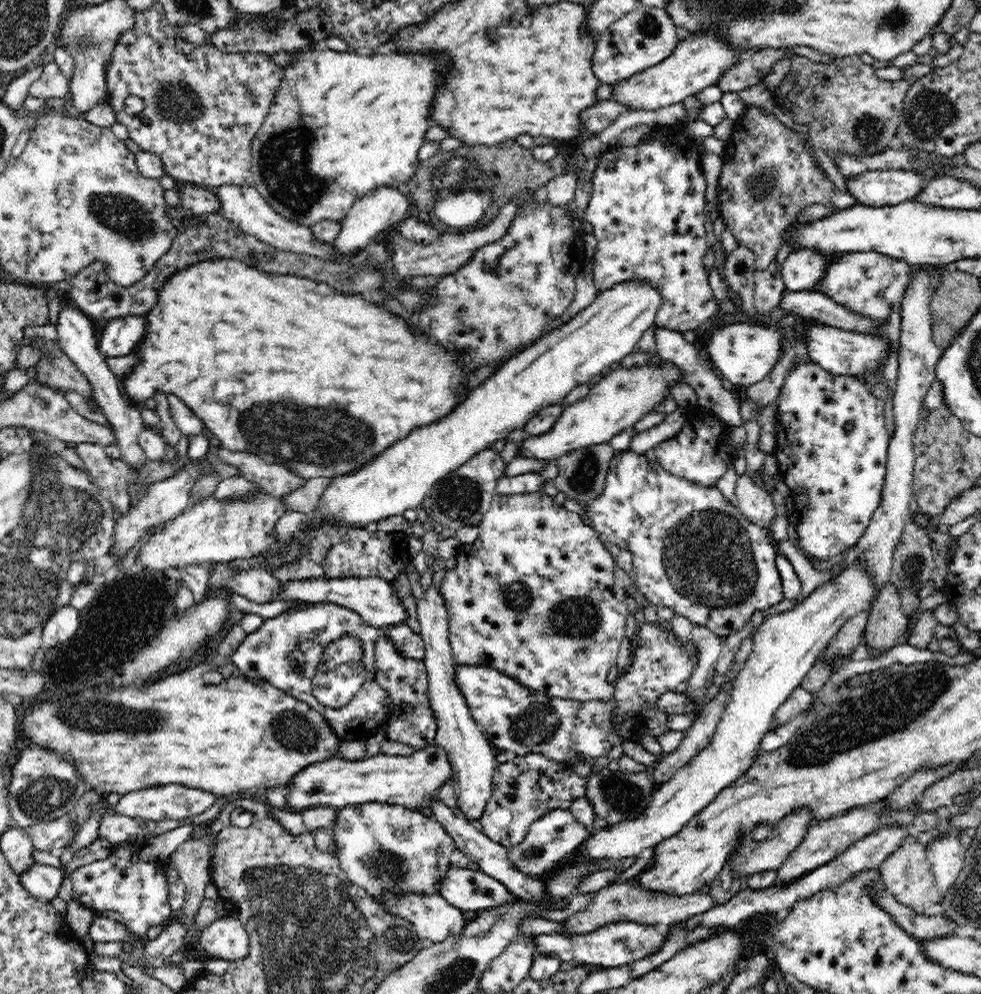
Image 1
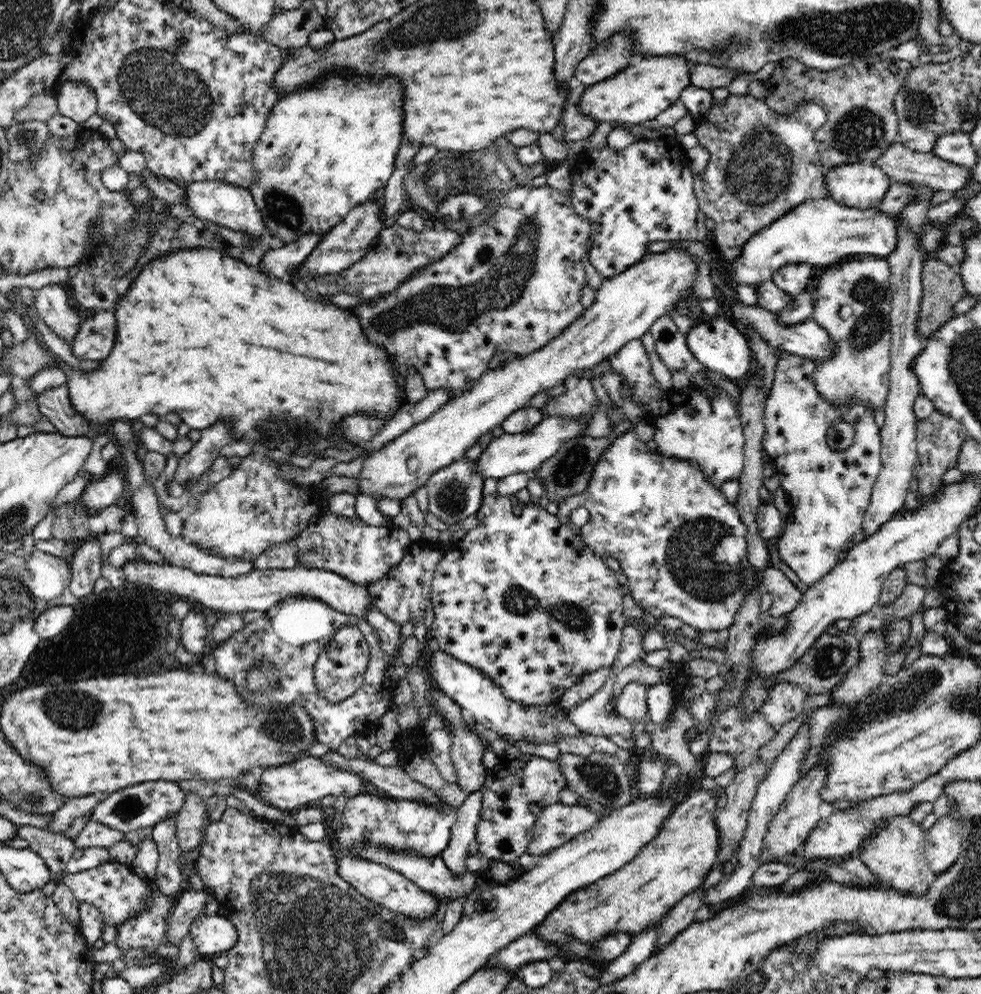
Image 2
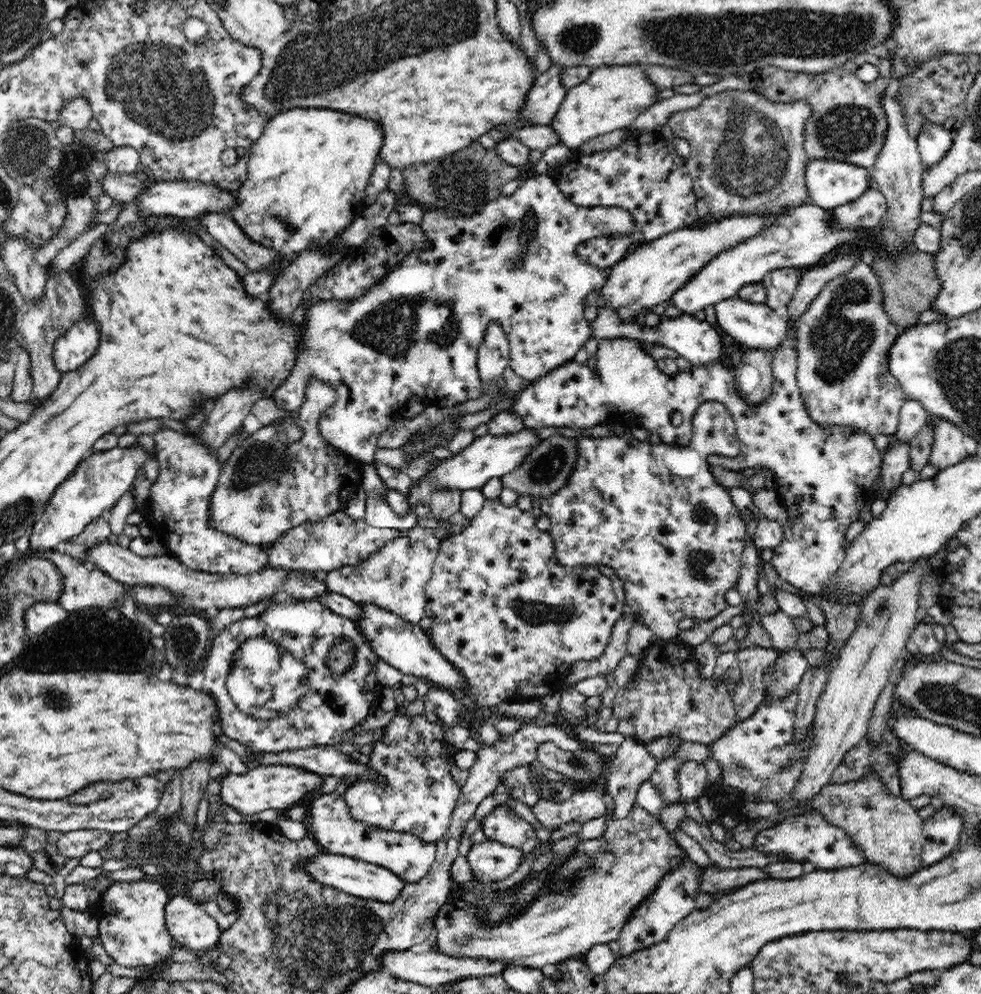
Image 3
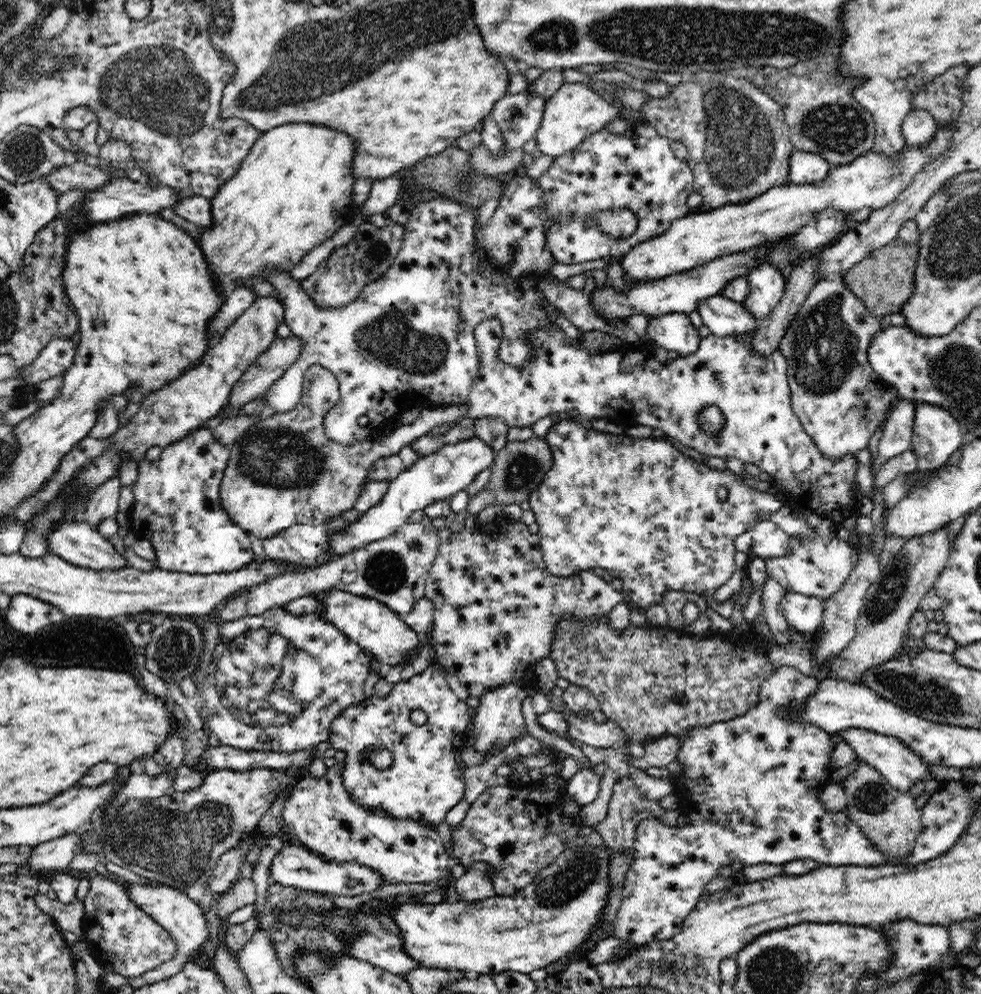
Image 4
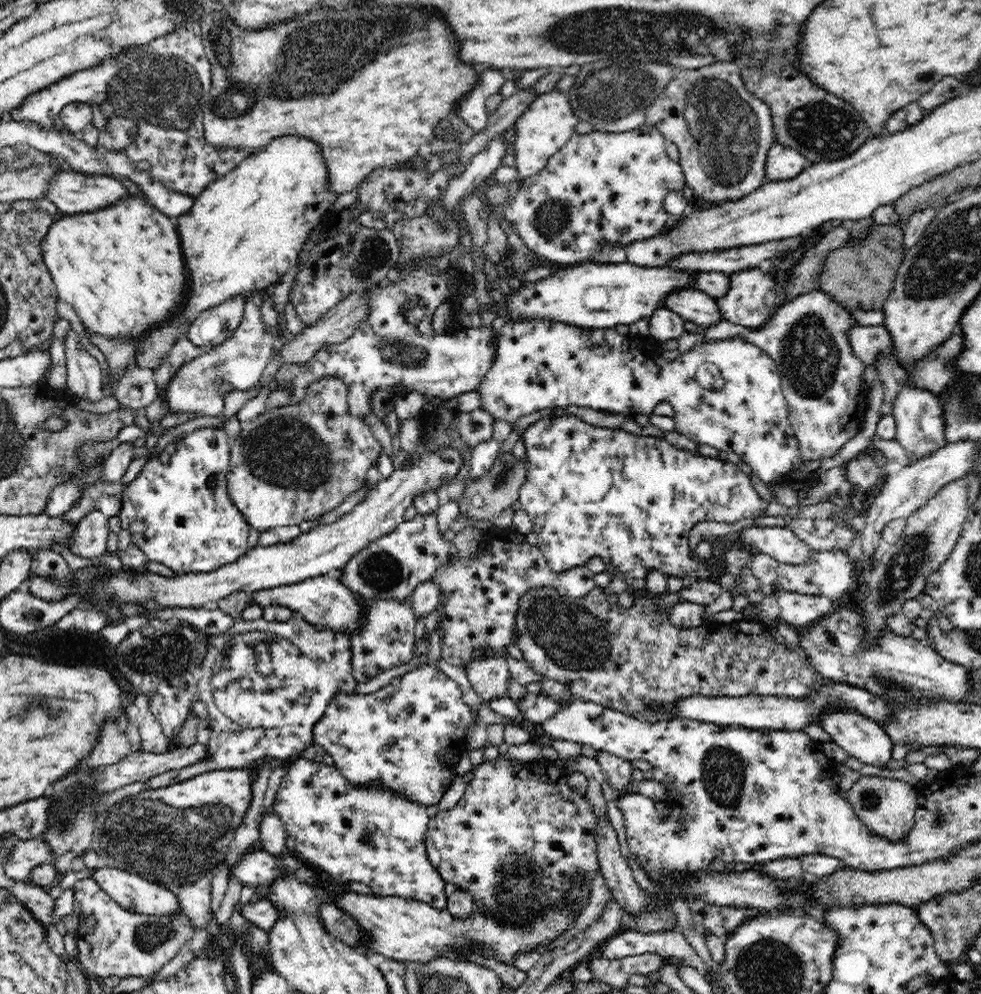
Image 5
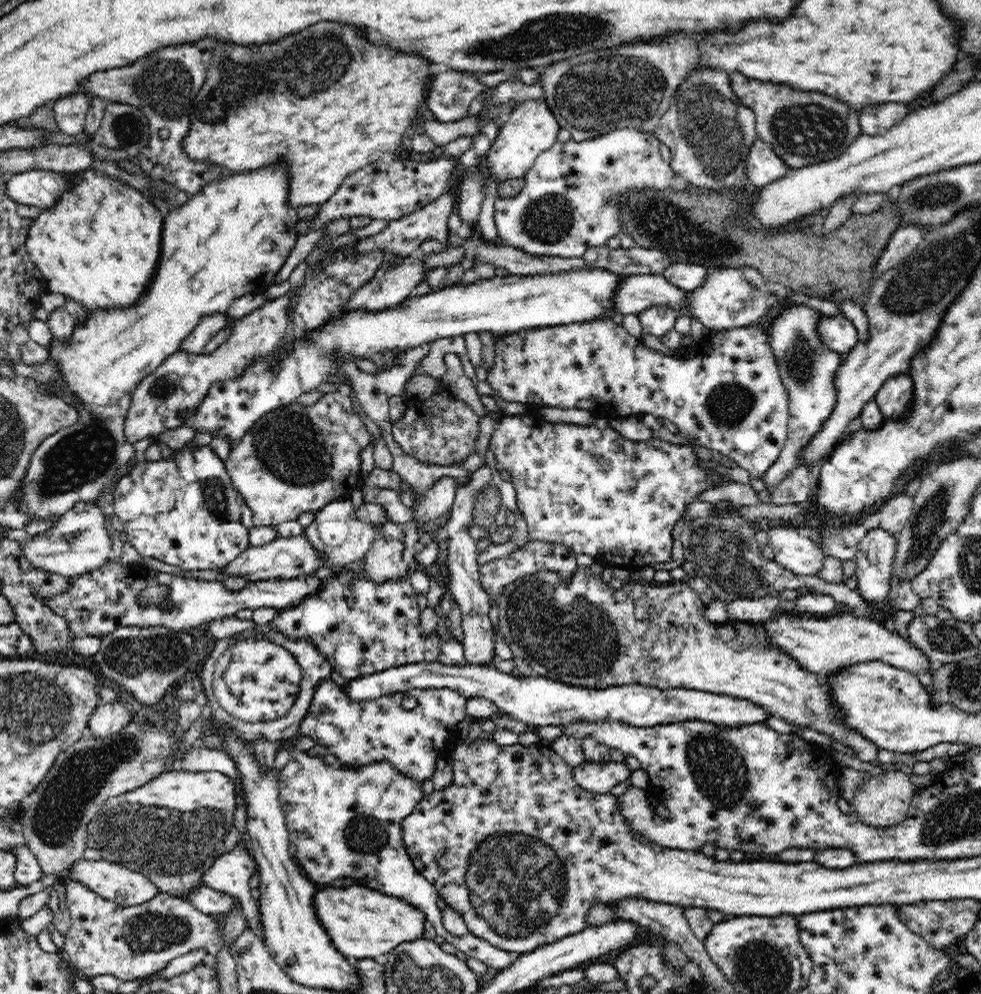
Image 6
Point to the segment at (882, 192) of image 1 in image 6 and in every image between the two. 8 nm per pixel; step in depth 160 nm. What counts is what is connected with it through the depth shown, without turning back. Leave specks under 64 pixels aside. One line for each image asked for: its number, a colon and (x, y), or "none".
2: (860, 185)
3: (830, 183)
4: (805, 168)
5: (783, 163)
6: (764, 166)

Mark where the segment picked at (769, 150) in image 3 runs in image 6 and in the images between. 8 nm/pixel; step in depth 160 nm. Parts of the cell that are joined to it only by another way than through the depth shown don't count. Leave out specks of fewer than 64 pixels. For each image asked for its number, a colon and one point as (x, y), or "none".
4: (738, 143)
5: (723, 131)
6: (709, 132)

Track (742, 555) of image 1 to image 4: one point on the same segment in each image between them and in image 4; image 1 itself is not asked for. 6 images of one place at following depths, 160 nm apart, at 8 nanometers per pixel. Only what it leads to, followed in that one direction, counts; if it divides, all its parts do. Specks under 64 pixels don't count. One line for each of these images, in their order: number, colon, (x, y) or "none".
2: (682, 545)
3: (654, 513)
4: (658, 520)

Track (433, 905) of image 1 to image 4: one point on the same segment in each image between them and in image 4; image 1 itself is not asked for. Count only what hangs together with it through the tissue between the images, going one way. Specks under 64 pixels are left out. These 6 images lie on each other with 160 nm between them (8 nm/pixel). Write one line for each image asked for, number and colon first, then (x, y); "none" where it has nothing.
2: (390, 889)
3: (359, 878)
4: (292, 866)

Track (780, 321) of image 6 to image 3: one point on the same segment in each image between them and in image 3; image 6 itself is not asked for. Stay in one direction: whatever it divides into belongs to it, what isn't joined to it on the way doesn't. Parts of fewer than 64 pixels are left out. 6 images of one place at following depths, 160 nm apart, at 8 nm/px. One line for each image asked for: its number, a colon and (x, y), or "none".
3: (843, 340)
4: (839, 399)
5: (806, 337)

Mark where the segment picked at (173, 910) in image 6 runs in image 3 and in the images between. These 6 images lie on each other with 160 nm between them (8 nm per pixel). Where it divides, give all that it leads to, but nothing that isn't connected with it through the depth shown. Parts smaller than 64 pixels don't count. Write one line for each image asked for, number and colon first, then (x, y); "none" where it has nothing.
3: (132, 925)
4: (122, 938)
5: (112, 942)

